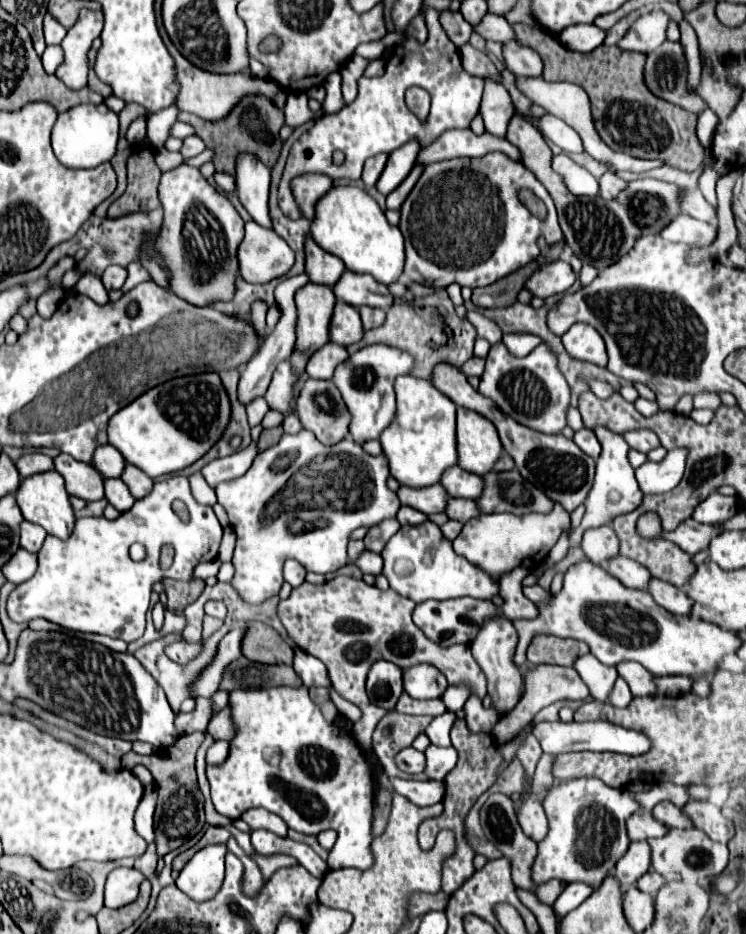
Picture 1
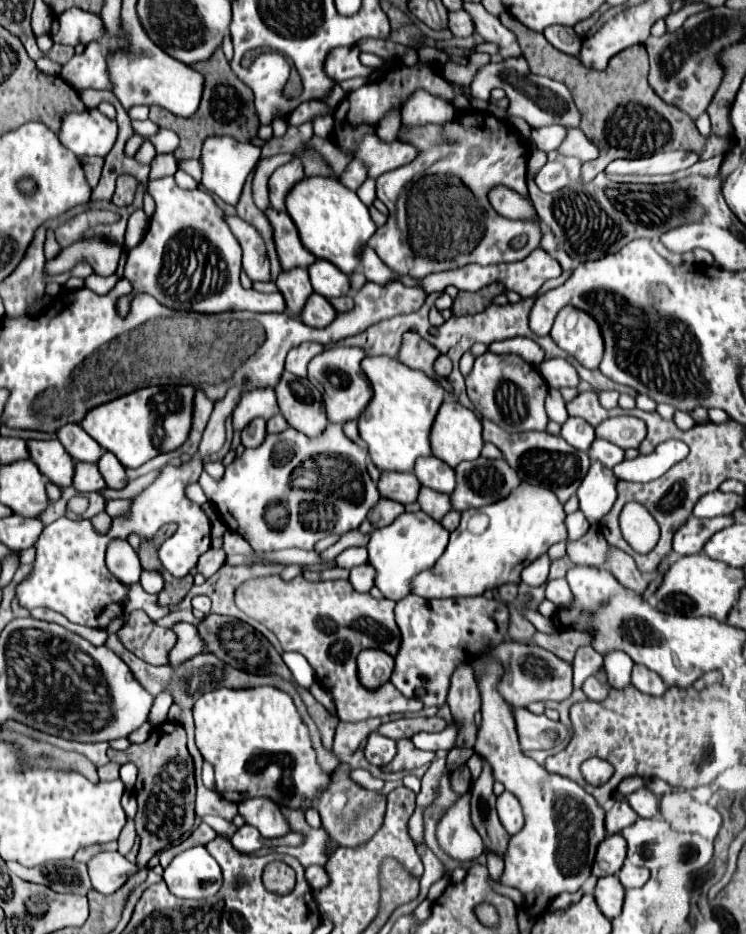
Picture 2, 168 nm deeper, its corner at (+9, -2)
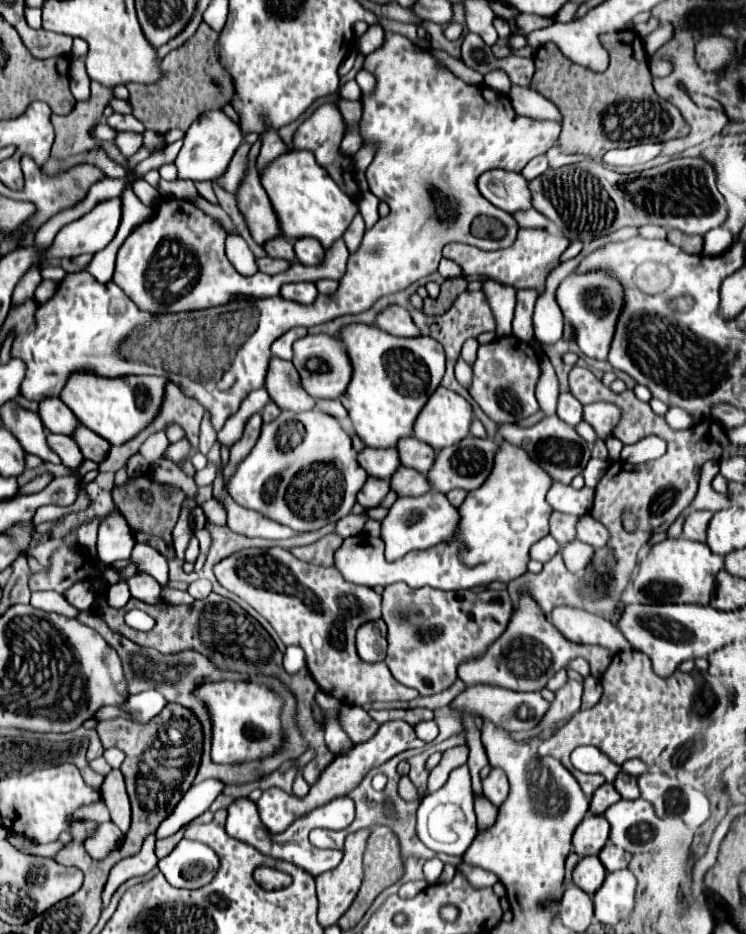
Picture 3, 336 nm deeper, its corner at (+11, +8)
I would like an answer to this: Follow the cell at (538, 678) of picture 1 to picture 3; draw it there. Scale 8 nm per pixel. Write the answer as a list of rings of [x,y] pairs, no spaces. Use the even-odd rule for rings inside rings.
[[[521,593],[519,605],[511,615],[505,633],[485,651],[485,655],[463,663],[459,667],[459,677],[465,681],[465,685],[485,683],[505,687],[511,691],[541,691],[561,667],[565,667],[571,659],[579,656],[590,662],[590,674],[598,678],[609,667],[613,653],[599,645],[581,645],[565,639],[547,621],[535,599],[529,593]]]

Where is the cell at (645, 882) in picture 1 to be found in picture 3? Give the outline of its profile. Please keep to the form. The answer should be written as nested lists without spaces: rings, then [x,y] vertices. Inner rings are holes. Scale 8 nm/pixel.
[[[605,845],[605,849],[601,849],[597,857],[607,871],[617,871],[617,869],[627,869],[631,853],[625,853],[623,849],[617,849],[615,845]]]

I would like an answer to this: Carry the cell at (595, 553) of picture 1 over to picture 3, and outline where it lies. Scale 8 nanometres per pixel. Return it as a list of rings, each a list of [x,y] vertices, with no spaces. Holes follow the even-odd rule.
[[[553,481],[547,501],[555,511],[569,513],[569,515],[583,515],[593,505],[593,489],[573,489],[571,485],[561,485],[559,481]]]

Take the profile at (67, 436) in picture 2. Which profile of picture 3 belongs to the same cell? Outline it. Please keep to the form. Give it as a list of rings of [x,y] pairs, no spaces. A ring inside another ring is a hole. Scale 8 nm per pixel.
[[[49,397],[45,401],[39,401],[39,411],[37,413],[39,413],[45,429],[51,431],[51,433],[71,435],[73,429],[79,425],[73,411],[69,411],[67,405],[57,397]]]

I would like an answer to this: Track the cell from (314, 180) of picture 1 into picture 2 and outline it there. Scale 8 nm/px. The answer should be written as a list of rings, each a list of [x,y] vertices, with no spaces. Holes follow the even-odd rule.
[[[293,159],[291,163],[279,167],[269,179],[269,199],[271,199],[273,209],[285,211],[285,199],[289,191],[303,179],[305,179],[305,171],[299,159]]]

